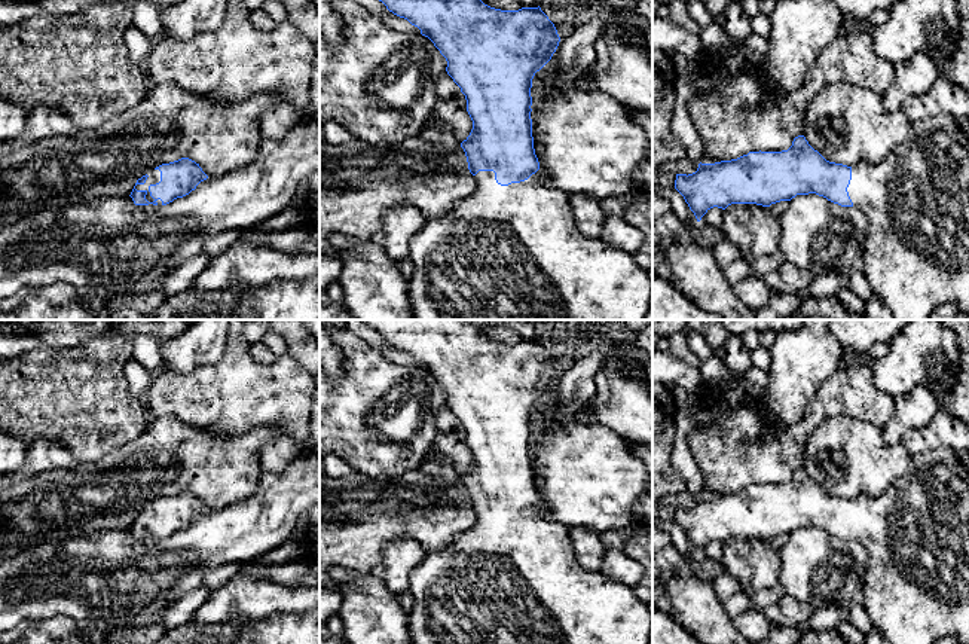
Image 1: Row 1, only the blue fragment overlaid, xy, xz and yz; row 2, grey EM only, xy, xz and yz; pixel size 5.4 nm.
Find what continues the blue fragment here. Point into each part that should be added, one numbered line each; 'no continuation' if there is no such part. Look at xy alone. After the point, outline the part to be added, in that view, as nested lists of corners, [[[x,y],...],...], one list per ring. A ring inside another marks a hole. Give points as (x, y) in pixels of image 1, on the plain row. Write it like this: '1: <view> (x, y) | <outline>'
1: xy (153, 510) | [[[152,503],[152,504],[147,506],[147,509],[149,510],[147,510],[146,516],[144,518],[137,518],[135,522],[137,524],[146,524],[147,525],[146,532],[149,535],[153,535],[155,532],[150,529],[149,519],[161,515],[161,504],[159,503]]]

